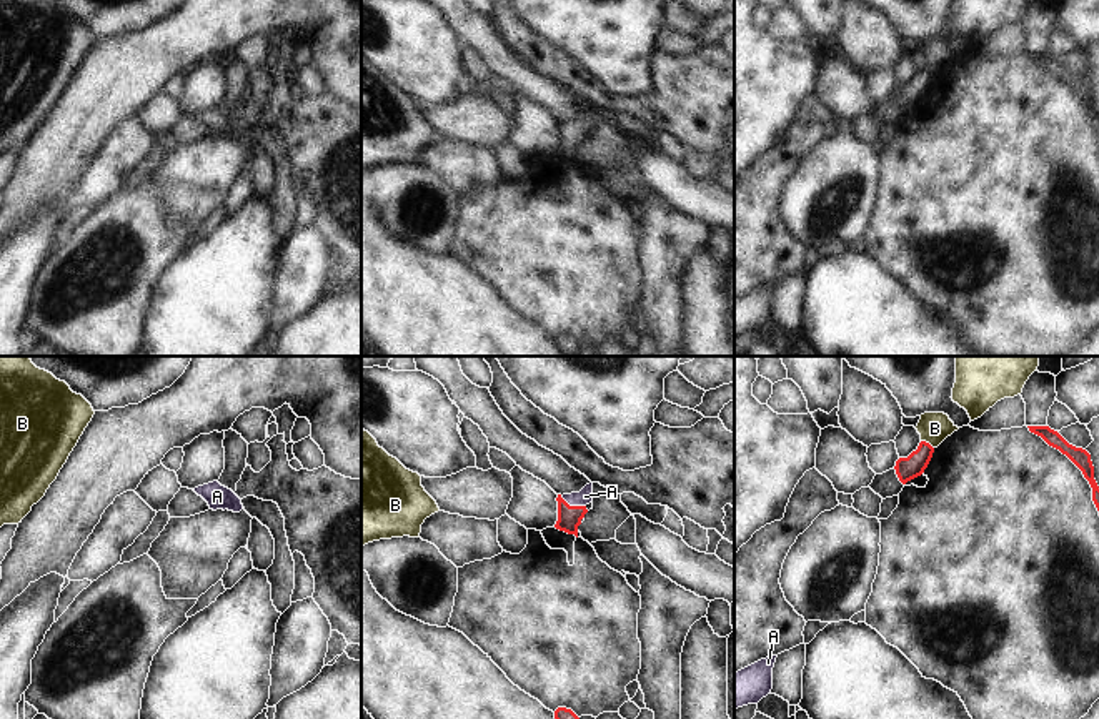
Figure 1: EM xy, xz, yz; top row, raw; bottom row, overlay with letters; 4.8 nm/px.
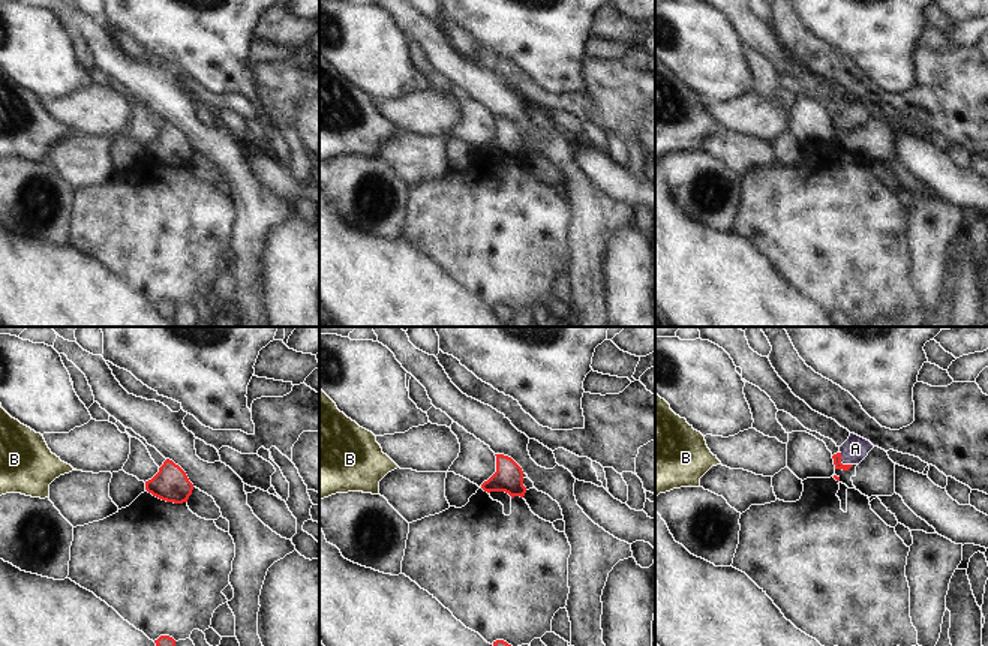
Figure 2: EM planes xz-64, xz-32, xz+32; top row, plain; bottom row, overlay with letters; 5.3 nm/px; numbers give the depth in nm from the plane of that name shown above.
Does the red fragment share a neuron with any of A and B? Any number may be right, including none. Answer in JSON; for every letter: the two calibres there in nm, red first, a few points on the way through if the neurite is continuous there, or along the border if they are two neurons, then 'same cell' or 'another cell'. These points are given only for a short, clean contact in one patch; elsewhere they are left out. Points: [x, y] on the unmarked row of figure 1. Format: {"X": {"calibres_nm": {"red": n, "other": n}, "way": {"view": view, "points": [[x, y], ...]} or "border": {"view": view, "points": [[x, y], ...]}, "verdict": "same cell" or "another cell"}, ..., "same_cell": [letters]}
{"A": {"calibres_nm": {"red": 110, "other": 80}, "way": {"view": "xz", "points": [[570, 145], [573, 133], [585, 123]]}, "verdict": "same cell"}, "B": {"calibres_nm": {"red": 110, "other": 150}, "border": {"view": "yz", "points": [[921, 67], [933, 75]]}, "verdict": "another cell"}, "same_cell": ["A"]}

